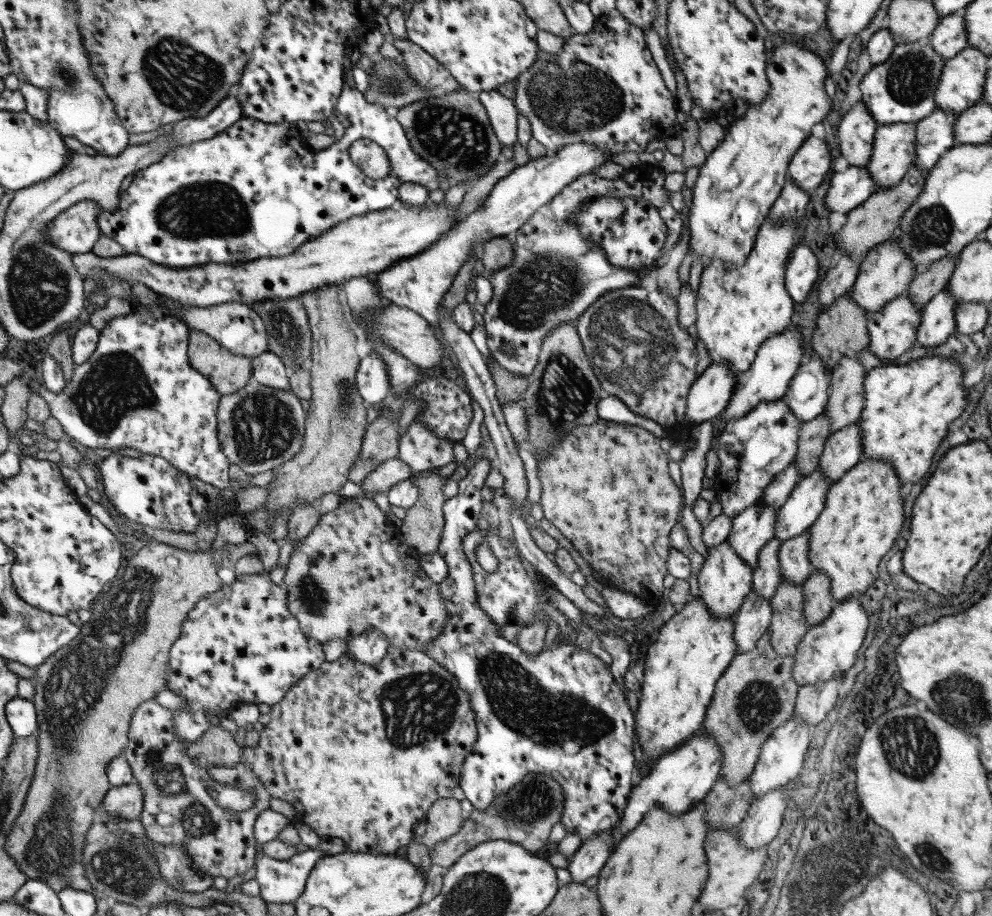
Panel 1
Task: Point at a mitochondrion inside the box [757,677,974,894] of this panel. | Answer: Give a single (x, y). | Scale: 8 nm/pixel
(925, 758)

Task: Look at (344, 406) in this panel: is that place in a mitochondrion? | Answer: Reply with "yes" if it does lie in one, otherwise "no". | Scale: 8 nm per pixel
yes

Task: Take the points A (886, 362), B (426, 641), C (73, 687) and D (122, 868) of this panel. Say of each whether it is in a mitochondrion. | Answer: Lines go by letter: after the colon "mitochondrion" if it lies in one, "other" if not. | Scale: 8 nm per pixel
A: other
B: other
C: mitochondrion
D: mitochondrion

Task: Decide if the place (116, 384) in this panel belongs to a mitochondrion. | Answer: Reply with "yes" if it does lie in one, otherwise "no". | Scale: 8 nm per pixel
yes

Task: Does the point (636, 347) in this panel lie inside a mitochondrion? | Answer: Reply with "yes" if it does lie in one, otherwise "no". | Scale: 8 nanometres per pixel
yes

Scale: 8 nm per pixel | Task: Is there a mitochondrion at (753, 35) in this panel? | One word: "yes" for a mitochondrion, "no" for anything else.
no

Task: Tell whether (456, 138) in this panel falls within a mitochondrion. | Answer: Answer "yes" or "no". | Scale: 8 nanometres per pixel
yes

